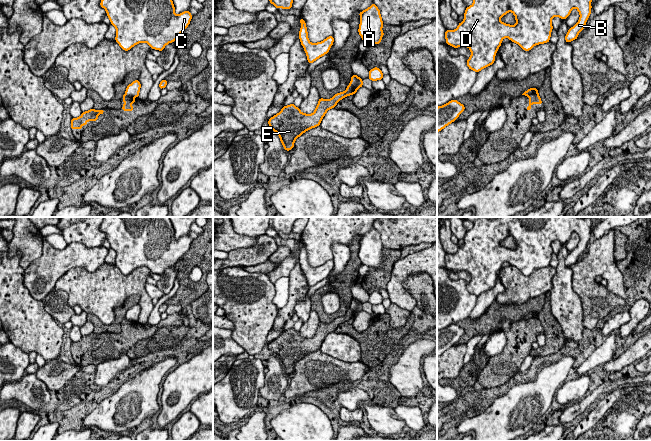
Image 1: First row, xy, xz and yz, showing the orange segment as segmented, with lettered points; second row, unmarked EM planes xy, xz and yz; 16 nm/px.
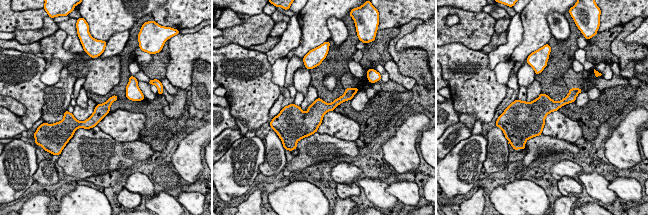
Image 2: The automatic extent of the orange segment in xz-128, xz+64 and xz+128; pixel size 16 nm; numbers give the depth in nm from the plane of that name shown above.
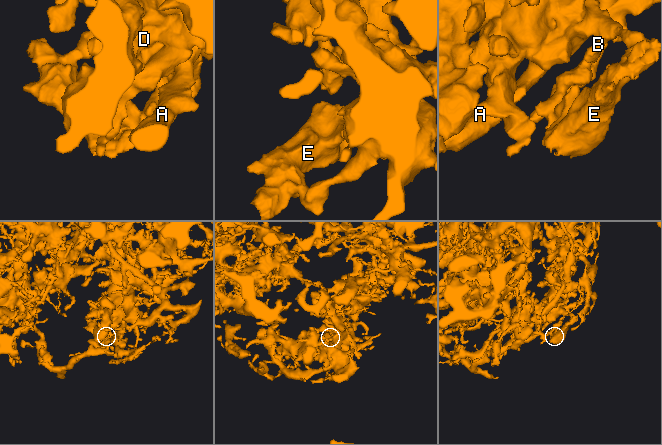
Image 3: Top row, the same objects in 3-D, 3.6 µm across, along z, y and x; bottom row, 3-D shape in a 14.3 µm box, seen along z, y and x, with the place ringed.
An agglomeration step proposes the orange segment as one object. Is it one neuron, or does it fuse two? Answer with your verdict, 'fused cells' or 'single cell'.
fused cells

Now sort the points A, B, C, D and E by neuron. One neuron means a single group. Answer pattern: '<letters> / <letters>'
A B C D / E

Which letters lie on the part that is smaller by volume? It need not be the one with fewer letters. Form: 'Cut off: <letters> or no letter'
Cut off: E

